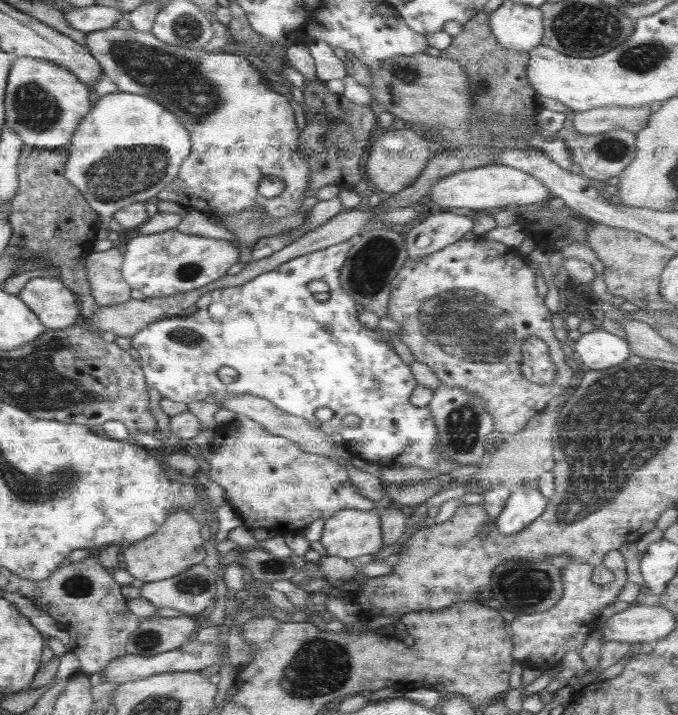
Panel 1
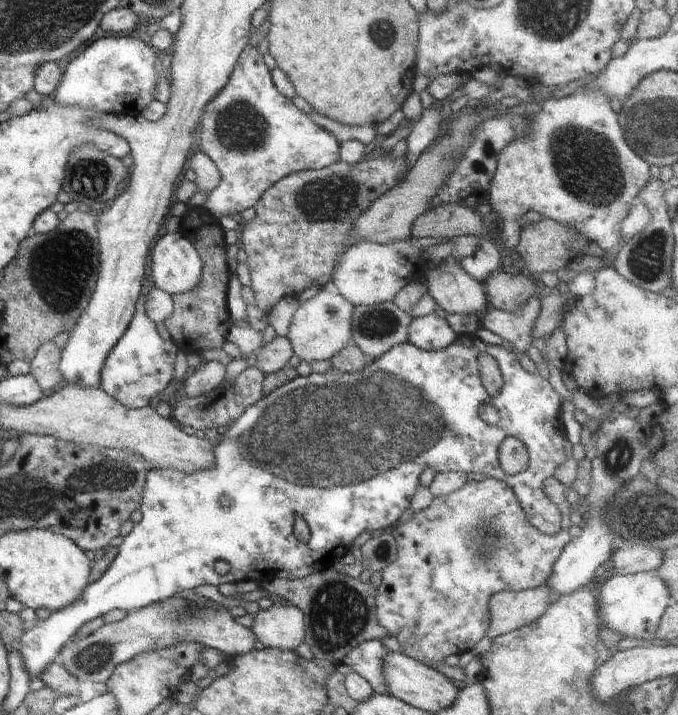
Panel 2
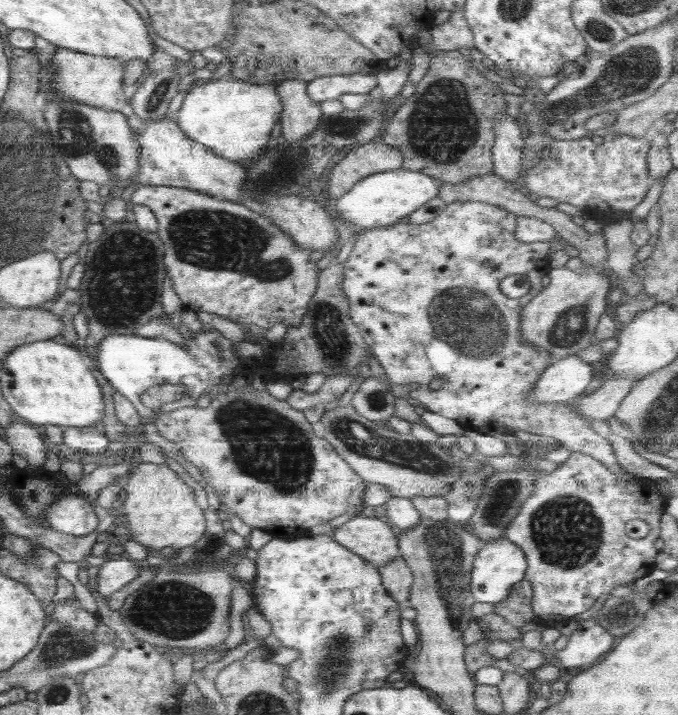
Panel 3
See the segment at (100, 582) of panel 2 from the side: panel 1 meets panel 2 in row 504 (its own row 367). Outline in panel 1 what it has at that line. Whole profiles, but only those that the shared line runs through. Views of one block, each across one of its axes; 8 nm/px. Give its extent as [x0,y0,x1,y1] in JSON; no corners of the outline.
[130,237,556,476]

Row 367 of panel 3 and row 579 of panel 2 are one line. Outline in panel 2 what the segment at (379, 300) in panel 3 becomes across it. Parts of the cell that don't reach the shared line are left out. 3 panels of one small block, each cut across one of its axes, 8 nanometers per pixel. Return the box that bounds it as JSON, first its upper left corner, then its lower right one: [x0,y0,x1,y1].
[375,476,572,667]

